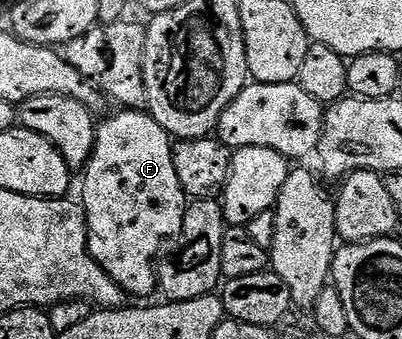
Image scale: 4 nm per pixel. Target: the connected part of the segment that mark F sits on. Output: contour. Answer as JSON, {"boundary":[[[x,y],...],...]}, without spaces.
{"boundary":[[[125,108],[116,112],[120,113],[97,124],[96,145],[82,173],[82,208],[84,218],[88,221],[88,250],[96,263],[124,288],[125,294],[148,297],[158,289],[160,248],[171,237],[180,237],[184,226],[184,212],[188,210],[189,202],[182,183],[178,183],[178,171],[174,171],[173,138],[147,111]]]}

